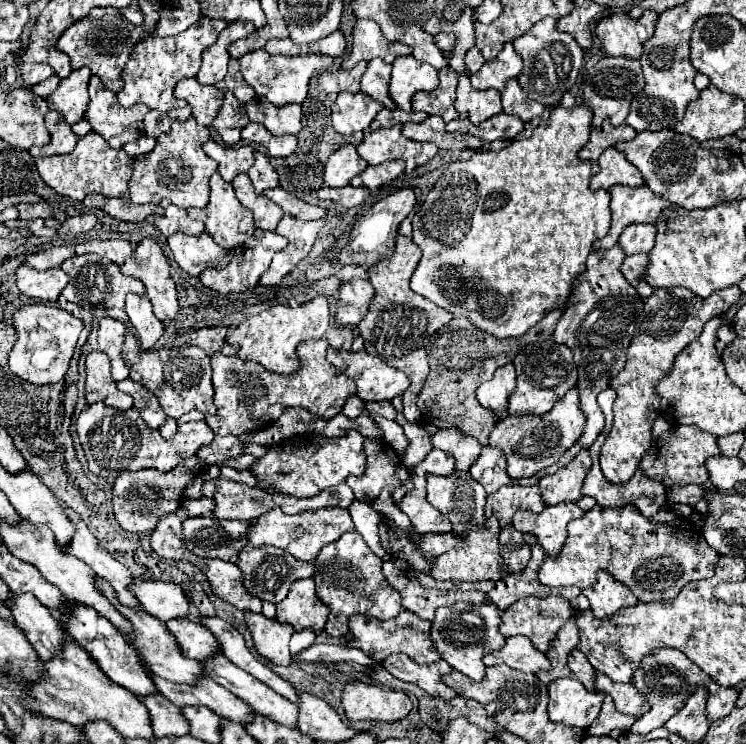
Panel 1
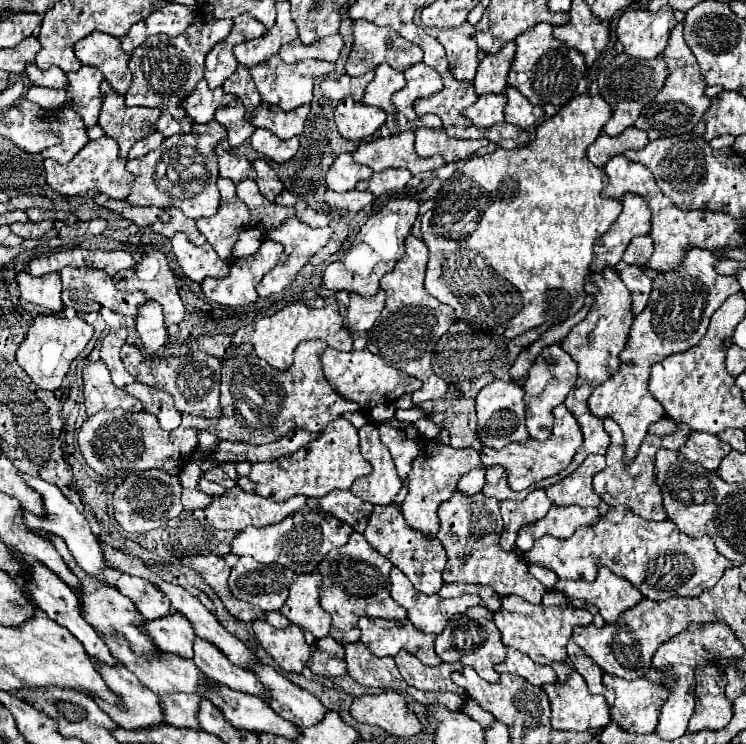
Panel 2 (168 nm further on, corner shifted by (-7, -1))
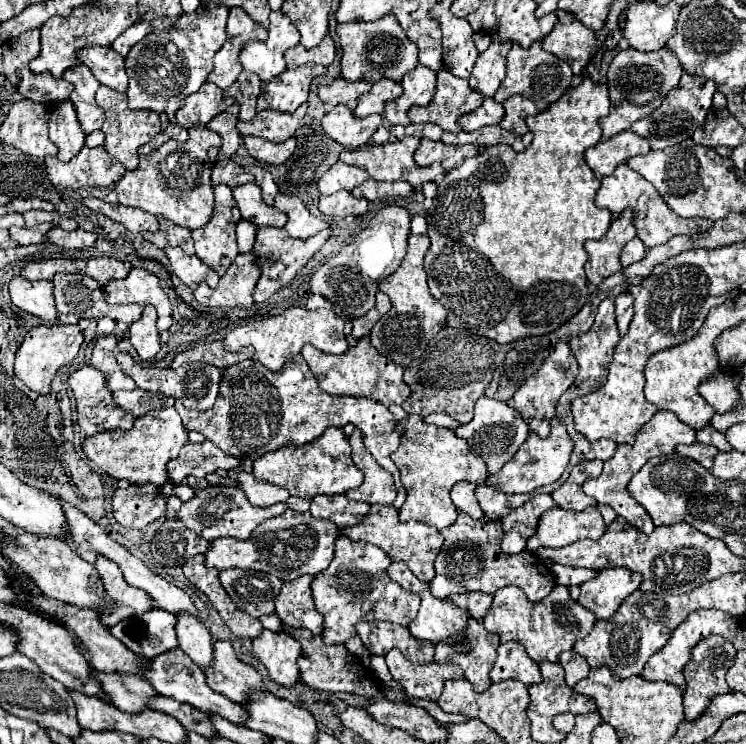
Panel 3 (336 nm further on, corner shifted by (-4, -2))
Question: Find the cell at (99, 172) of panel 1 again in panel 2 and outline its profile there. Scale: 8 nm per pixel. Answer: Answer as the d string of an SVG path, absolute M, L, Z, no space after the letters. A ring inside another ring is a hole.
M103 136L99 140L91 140L87 146L83 146L69 164L45 160L45 176L47 176L47 184L63 196L79 196L87 190L95 190L109 198L125 200L133 186L133 174L125 168L125 162L127 160L121 158L117 142L109 136Z

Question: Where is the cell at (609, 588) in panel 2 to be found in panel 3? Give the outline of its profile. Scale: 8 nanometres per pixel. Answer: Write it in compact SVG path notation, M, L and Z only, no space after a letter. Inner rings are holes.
M602 569L596 579L580 585L580 605L598 619L610 619L622 601L640 587L640 575L628 569Z

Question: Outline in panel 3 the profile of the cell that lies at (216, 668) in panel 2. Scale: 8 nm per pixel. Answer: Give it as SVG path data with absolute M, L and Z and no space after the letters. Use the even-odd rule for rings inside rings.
M176 615L176 637L180 649L198 665L206 667L212 659L212 635L194 615Z

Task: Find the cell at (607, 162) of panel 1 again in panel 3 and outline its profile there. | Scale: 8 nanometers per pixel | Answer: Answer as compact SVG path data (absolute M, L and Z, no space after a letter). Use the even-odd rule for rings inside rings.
M618 165L616 171L608 177L602 179L602 187L596 193L594 203L598 207L610 209L612 215L620 215L626 209L632 209L634 213L634 227L636 227L636 237L644 243L644 247L656 247L660 243L666 243L674 235L694 235L700 231L708 231L712 227L712 221L702 219L702 217L690 217L684 219L676 215L660 197L660 193L646 181L642 179L636 171L632 171L628 165Z

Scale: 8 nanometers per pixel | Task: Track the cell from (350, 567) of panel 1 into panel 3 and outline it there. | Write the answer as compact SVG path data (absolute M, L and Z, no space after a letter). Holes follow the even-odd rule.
M342 535L336 539L332 563L312 581L314 603L324 617L322 637L326 643L344 643L356 633L356 623L360 621L390 621L398 625L410 625L410 621L418 615L420 597L404 591L398 583L388 579L388 565L390 557L382 549L370 543L352 543Z

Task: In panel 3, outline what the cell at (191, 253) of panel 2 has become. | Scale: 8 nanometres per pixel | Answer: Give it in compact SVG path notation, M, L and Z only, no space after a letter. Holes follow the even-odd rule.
M166 247L164 253L170 261L170 271L190 289L194 289L202 281L208 283L210 287L218 285L220 277L216 275L216 271L204 265L196 255L186 255L180 247Z

